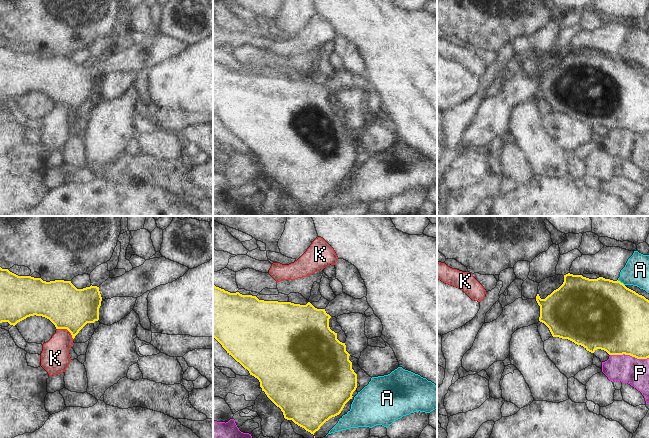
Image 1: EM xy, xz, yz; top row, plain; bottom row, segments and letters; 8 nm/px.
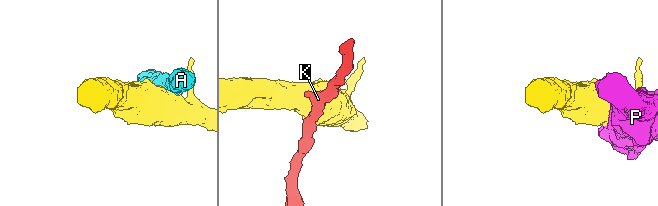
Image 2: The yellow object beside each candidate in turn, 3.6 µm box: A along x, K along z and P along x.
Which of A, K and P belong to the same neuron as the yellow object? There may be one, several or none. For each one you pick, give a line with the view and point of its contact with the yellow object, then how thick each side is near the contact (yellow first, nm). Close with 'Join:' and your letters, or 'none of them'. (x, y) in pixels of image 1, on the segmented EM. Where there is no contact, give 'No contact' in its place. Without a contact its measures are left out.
Join: none of them.

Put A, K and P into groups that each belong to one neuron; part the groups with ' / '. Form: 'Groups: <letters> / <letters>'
Groups: A / K / P.

